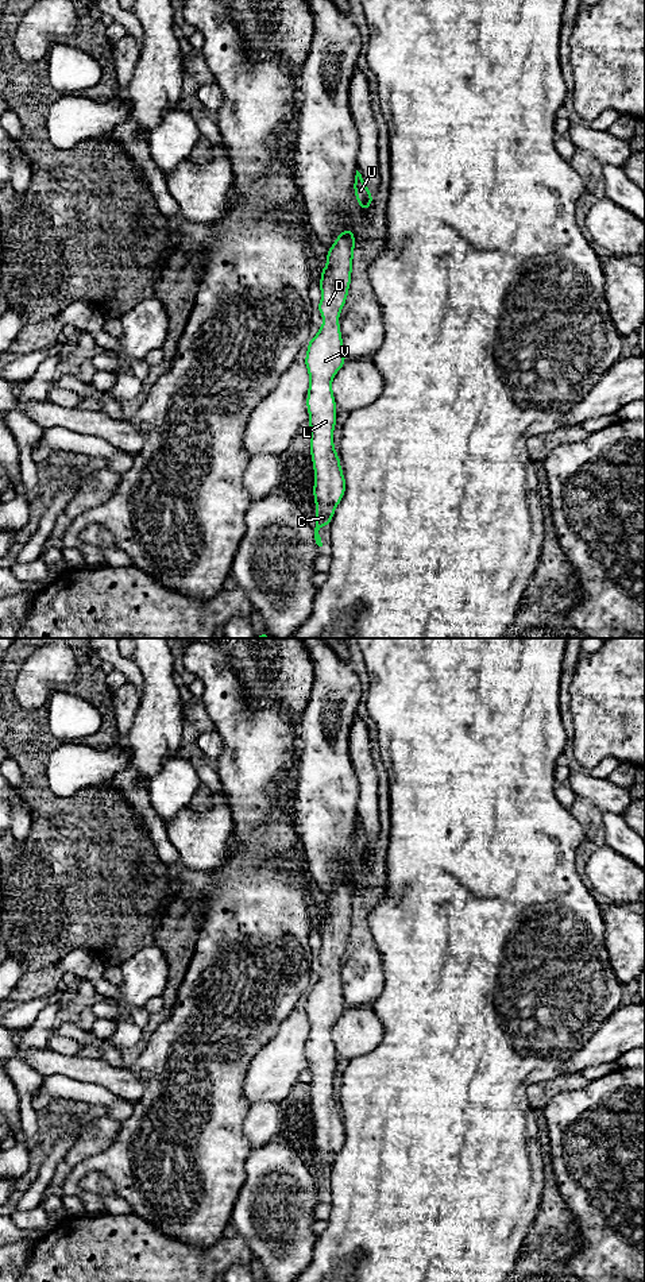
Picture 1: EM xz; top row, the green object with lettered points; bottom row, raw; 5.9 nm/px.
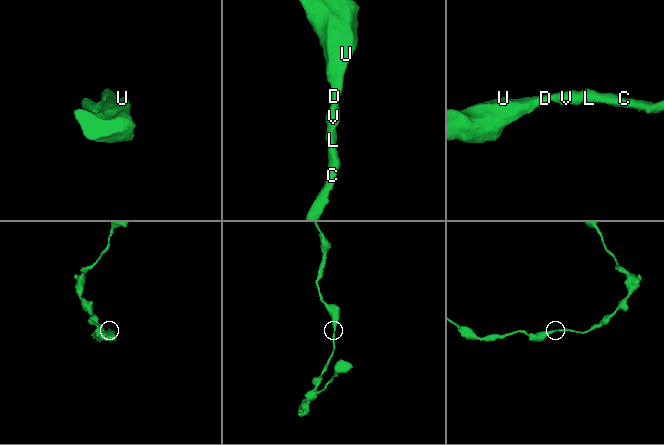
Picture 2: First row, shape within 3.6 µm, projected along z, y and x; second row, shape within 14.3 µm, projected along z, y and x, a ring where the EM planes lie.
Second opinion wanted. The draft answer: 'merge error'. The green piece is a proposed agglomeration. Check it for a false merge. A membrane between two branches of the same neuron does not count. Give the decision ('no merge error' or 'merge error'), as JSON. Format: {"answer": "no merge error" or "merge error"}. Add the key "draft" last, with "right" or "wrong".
{"answer": "no merge error", "draft": "wrong"}

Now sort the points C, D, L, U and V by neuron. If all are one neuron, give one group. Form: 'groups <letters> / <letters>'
groups C D L U V

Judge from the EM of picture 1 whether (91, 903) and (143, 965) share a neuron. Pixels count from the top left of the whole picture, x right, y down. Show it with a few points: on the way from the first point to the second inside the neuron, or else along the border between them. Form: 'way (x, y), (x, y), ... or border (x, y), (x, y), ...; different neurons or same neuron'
border (154, 943), (139, 949), (122, 964); different neurons

